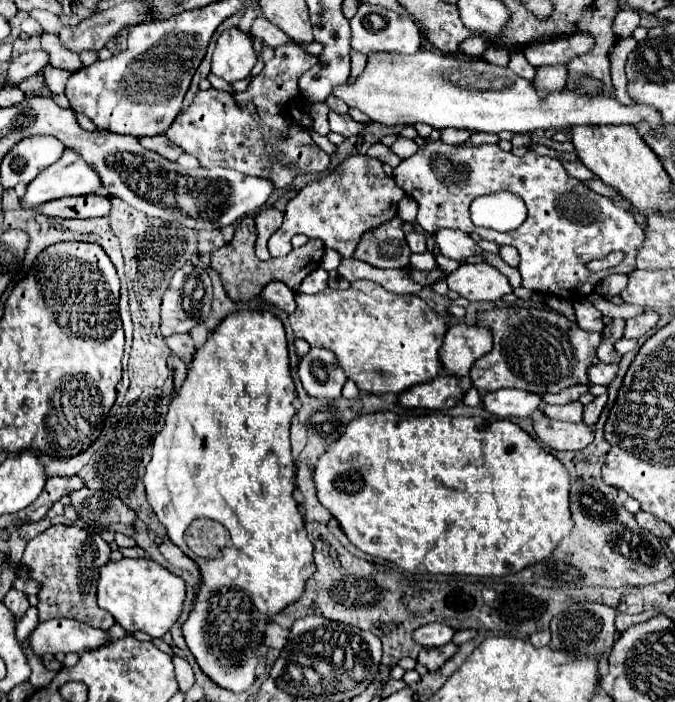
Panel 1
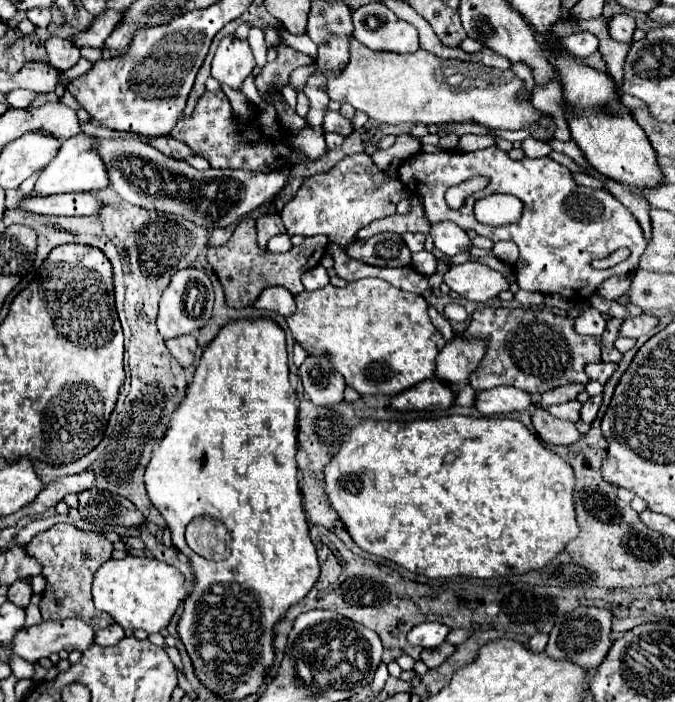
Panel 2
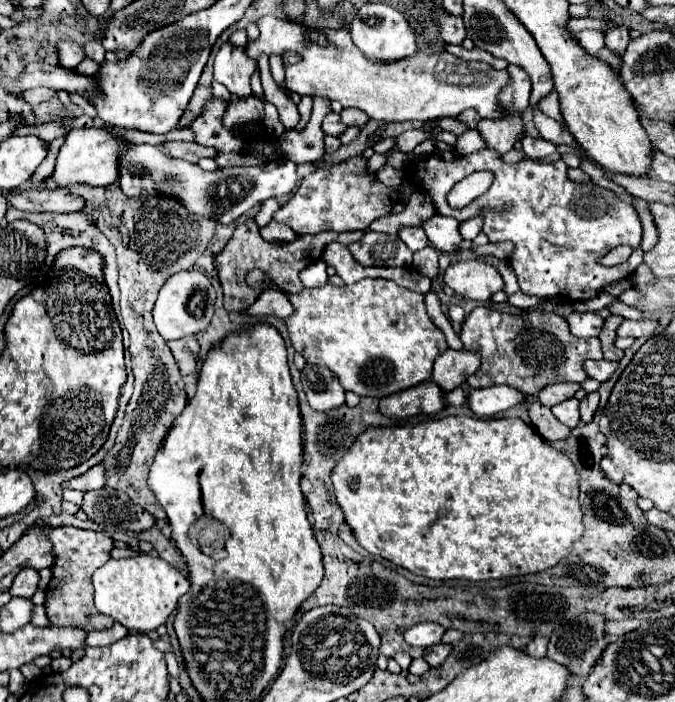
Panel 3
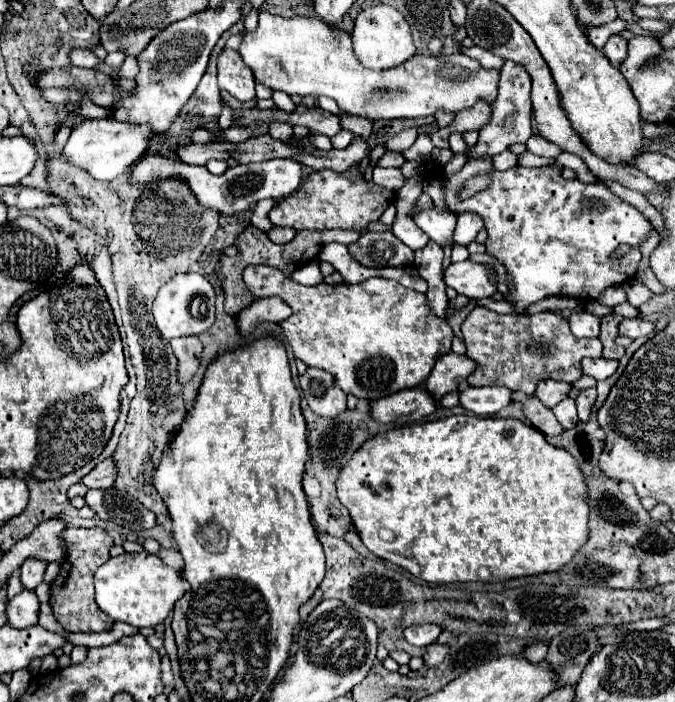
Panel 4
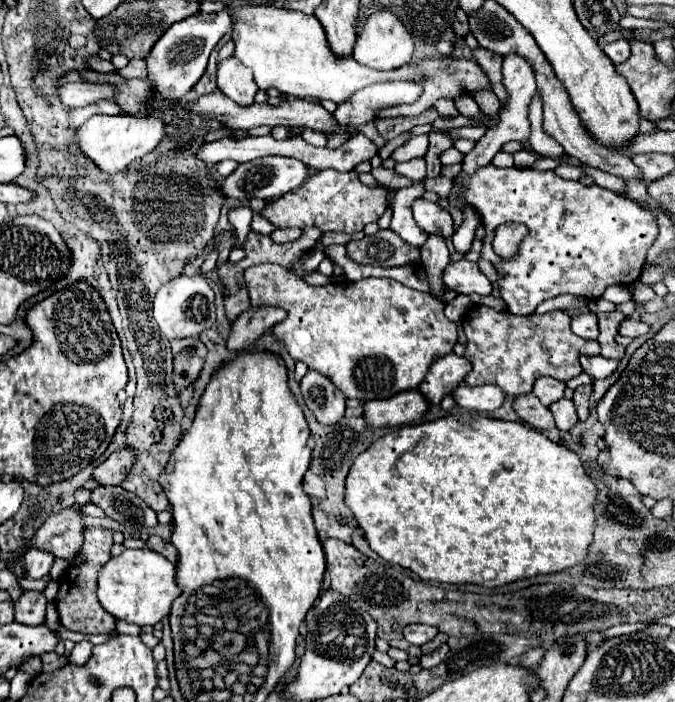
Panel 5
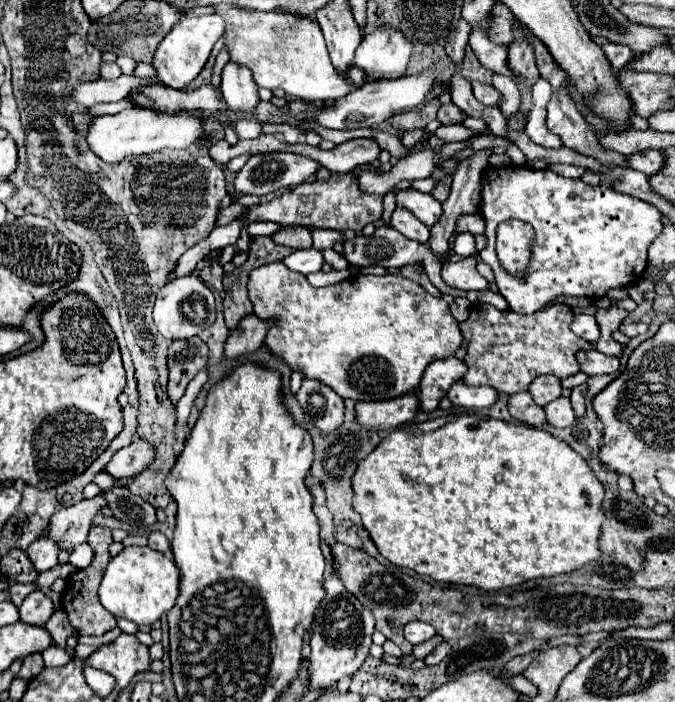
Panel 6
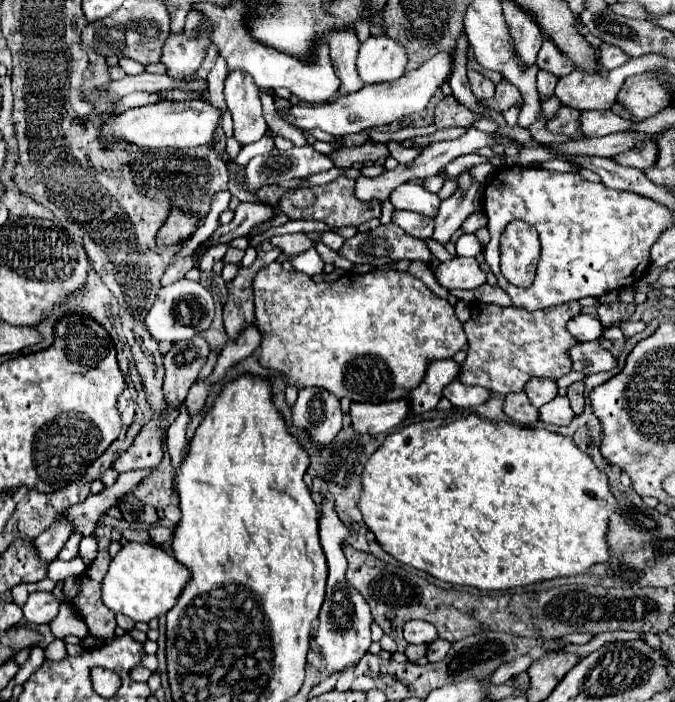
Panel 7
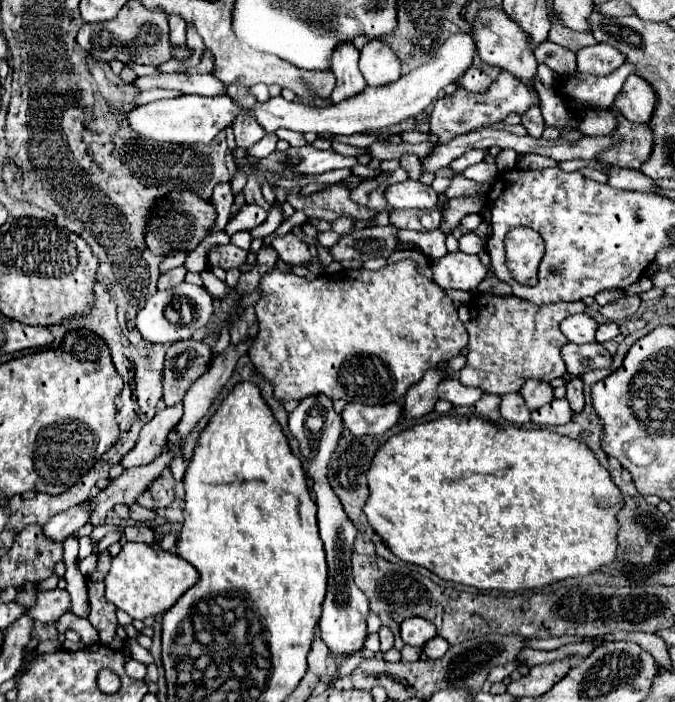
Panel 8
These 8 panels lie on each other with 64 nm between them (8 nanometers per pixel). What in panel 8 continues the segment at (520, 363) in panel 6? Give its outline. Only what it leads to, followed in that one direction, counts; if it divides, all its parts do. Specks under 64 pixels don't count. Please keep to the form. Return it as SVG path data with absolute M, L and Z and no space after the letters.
M476 294L468 308L470 320L466 322L466 330L470 342L466 352L466 366L458 374L458 380L464 386L476 386L488 394L504 396L508 392L518 392L530 378L550 382L566 374L560 348L568 344L568 338L560 332L560 324L564 318L584 312L586 306L582 302L534 306L518 300L516 296L498 298Z

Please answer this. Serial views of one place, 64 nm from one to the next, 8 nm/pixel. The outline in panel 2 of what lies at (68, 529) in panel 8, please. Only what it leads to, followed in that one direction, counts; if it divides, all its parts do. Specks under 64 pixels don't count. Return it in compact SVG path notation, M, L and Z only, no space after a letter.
M16 580L16 584L8 588L8 600L14 604L20 604L20 608L26 608L30 604L30 596L32 596L32 590L26 580Z

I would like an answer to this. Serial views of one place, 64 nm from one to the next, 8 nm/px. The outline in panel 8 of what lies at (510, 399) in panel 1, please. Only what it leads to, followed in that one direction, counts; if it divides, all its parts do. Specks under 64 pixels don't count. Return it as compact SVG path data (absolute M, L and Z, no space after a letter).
M446 378L438 386L438 396L442 400L448 400L454 406L472 406L482 398L480 388L470 388L458 382L458 378Z

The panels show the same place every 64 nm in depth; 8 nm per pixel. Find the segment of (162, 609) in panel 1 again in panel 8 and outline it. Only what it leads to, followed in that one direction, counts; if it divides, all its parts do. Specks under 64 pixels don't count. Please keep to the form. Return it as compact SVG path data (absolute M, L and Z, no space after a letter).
M126 542L118 556L112 558L110 572L106 576L106 600L118 610L124 610L136 620L164 614L176 600L198 580L198 572L180 556L164 550L154 550L148 544Z

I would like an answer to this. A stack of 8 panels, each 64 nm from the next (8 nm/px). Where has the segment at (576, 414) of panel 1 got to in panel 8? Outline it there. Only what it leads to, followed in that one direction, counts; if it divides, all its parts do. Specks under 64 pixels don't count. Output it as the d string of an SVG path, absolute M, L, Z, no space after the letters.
M554 398L550 404L532 412L532 422L540 424L540 426L558 426L558 424L568 424L572 420L572 416L574 416L574 412L570 410L568 400Z

